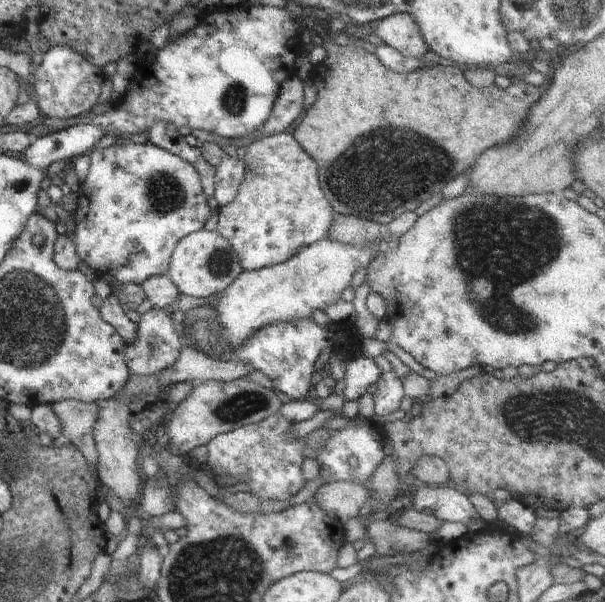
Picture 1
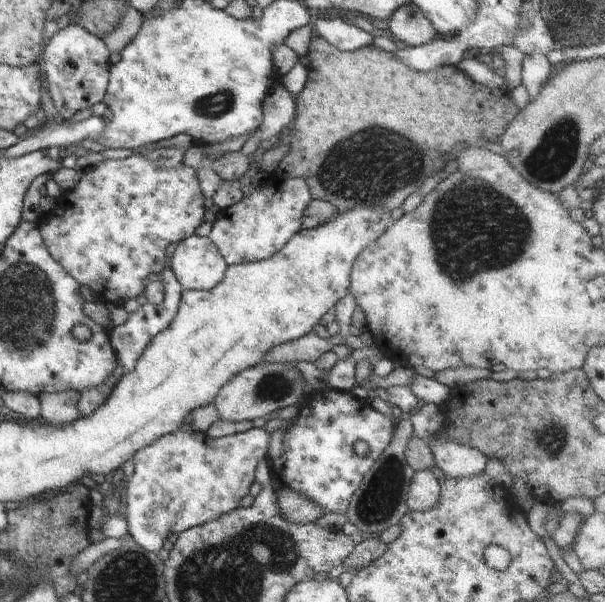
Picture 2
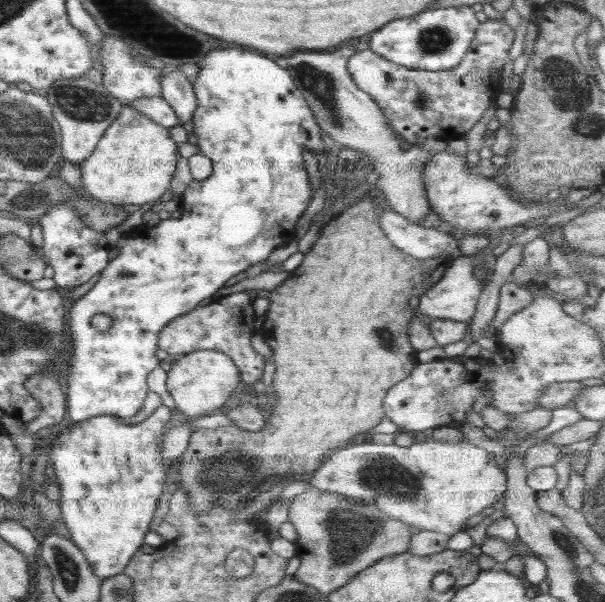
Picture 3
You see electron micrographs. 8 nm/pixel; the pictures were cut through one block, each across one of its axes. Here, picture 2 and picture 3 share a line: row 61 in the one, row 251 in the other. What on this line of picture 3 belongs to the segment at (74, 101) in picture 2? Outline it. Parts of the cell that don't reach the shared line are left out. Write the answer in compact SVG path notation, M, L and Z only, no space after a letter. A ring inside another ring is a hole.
M62 202L62 204L52 206L44 216L38 219L38 224L42 226L44 241L40 251L48 265L54 269L55 274L52 280L57 284L57 288L80 286L88 282L90 278L100 276L104 268L108 266L114 252L107 242L105 233L88 228L82 222L82 216L78 214L76 208Z

